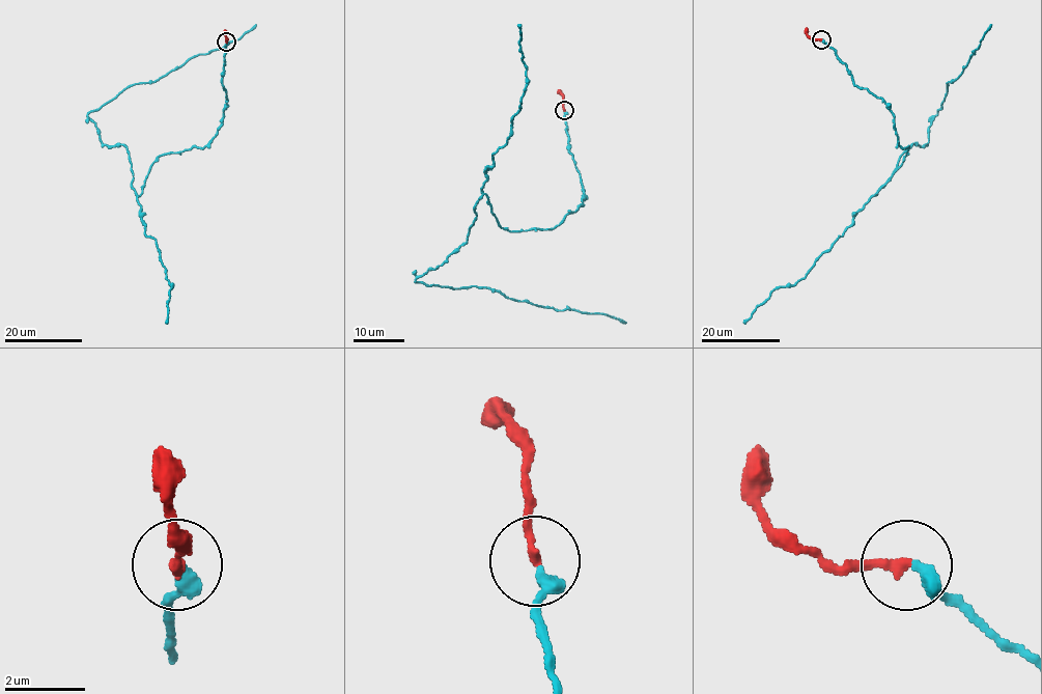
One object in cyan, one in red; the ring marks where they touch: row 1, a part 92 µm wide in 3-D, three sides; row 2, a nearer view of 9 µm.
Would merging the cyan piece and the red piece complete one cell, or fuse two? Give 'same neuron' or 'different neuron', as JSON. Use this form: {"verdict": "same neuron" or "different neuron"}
{"verdict": "same neuron"}

